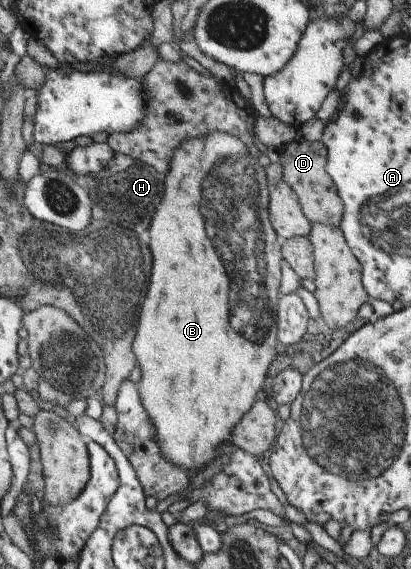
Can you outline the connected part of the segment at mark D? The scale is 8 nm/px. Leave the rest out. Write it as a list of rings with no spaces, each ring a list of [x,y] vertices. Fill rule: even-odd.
[[[302,134],[280,150],[283,165],[283,180],[287,181],[299,195],[304,213],[312,224],[316,222],[338,226],[344,217],[344,200],[340,197],[336,182],[327,170],[328,148],[322,141],[315,143]]]

